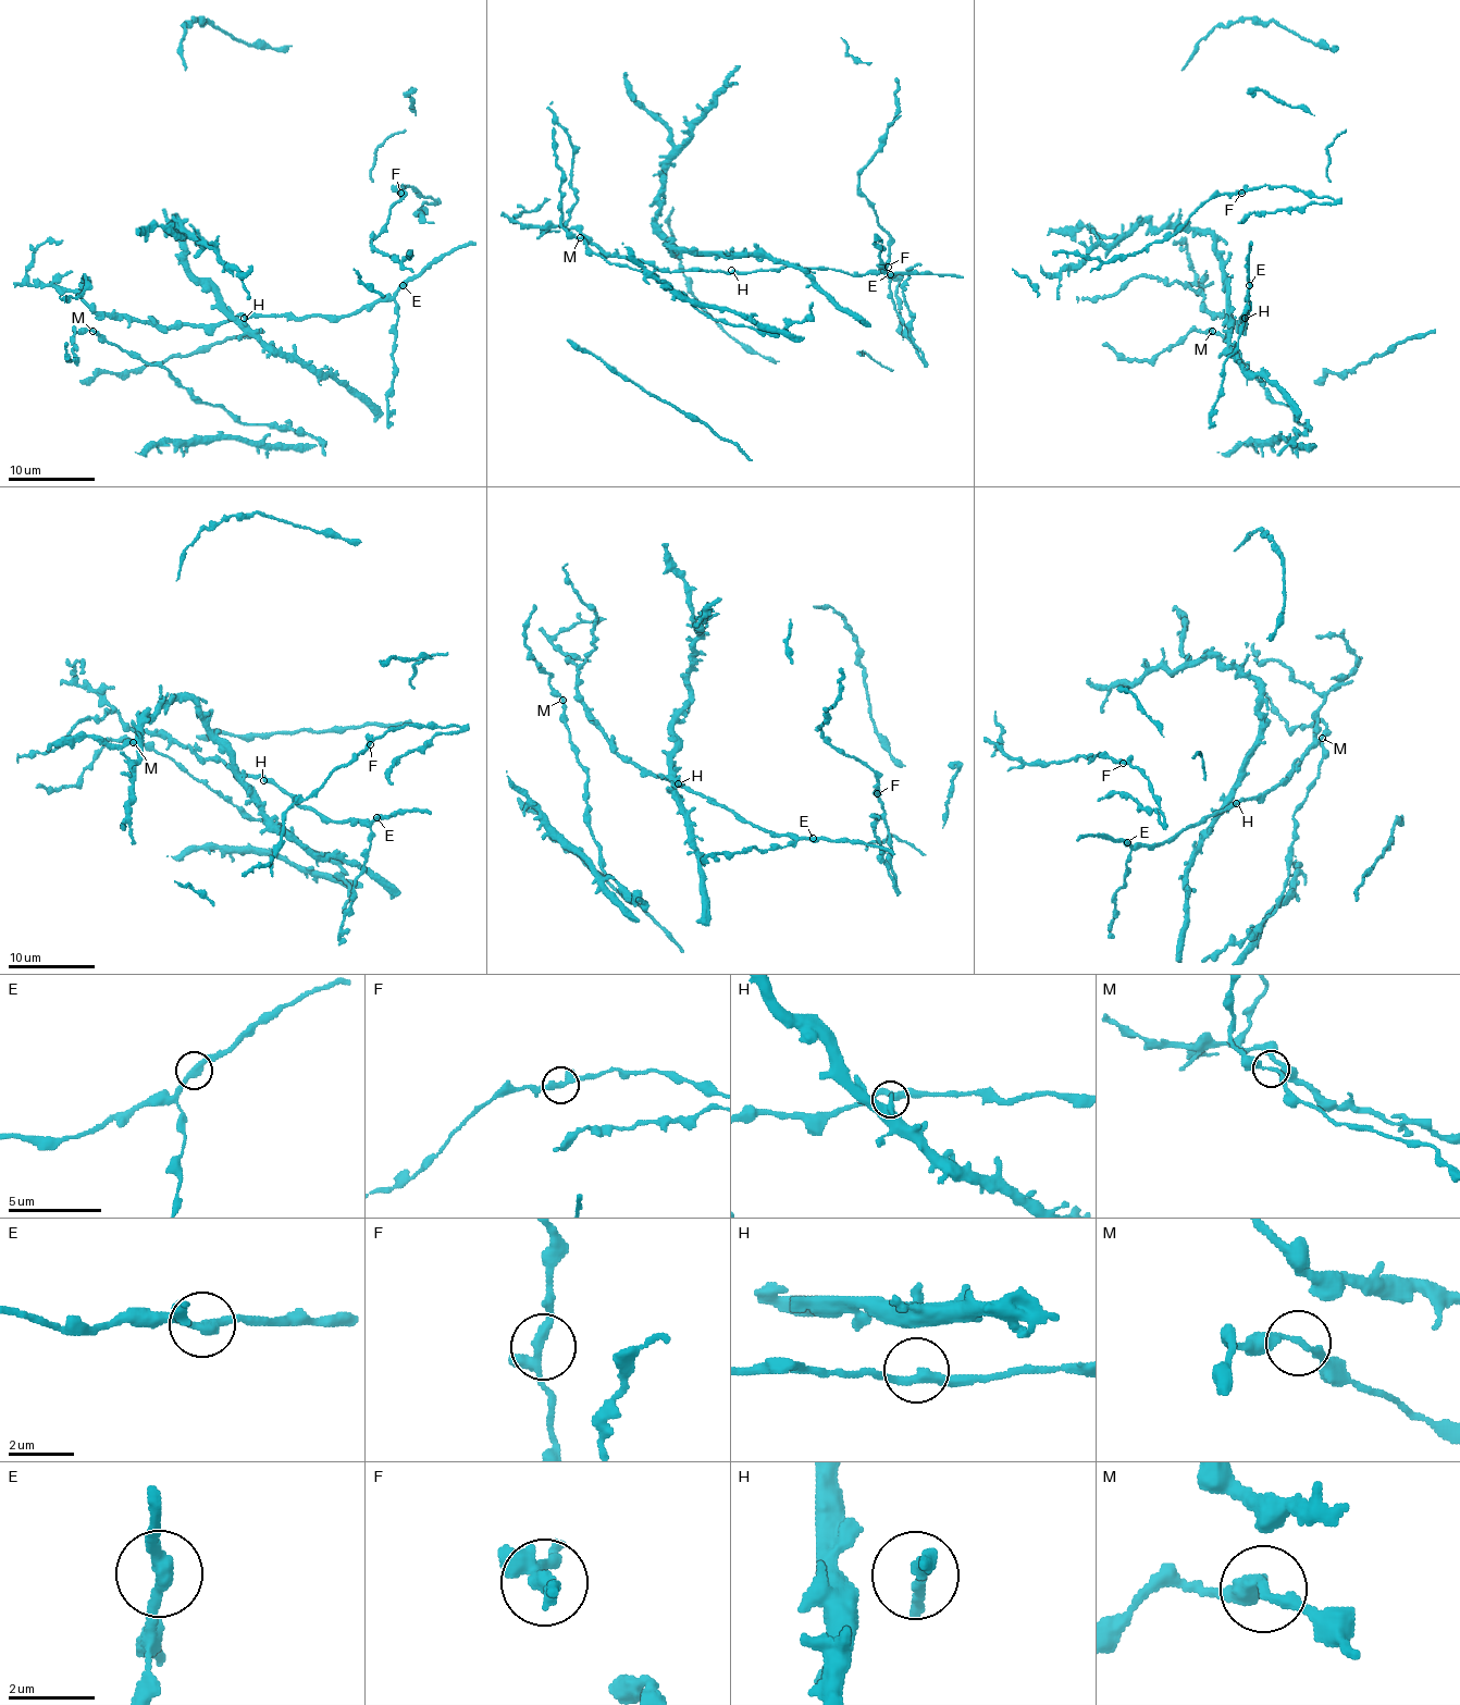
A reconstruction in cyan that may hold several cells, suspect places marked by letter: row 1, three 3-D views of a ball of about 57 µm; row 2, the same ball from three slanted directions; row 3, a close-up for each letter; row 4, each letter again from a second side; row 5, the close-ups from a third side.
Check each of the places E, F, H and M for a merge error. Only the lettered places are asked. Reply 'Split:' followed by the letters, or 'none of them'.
Split: none of them

